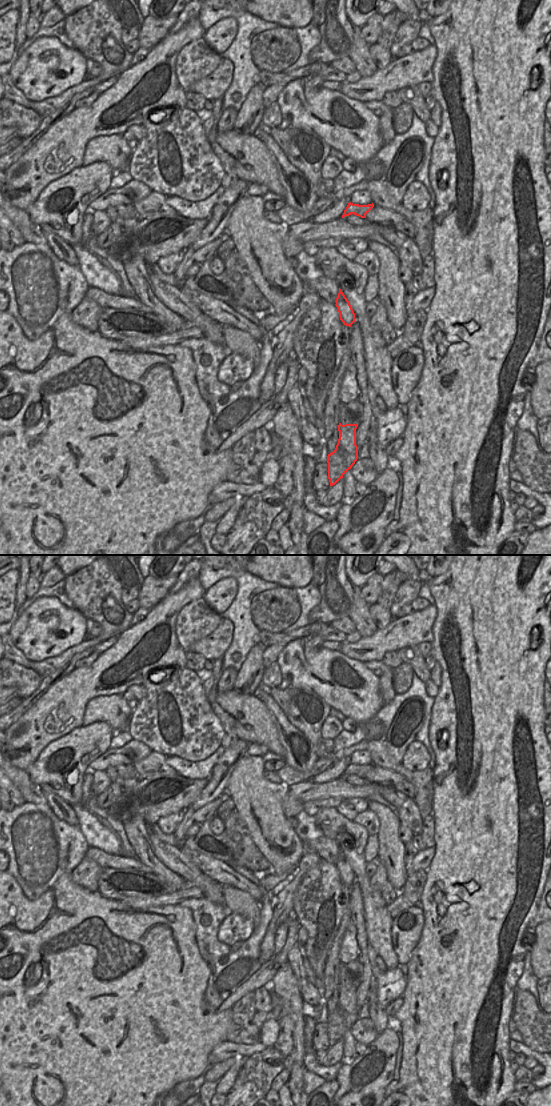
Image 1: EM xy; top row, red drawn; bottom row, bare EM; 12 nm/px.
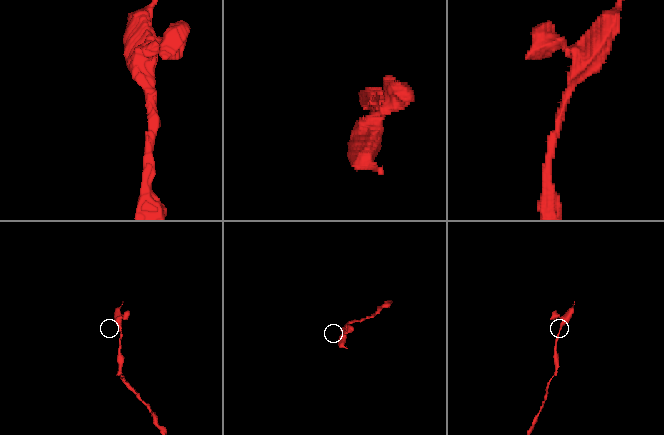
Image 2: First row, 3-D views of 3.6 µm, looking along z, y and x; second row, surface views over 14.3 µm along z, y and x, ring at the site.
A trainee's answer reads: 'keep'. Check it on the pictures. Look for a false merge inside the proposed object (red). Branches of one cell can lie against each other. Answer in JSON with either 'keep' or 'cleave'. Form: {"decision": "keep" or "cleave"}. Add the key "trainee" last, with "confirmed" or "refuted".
{"decision": "keep", "trainee": "confirmed"}

